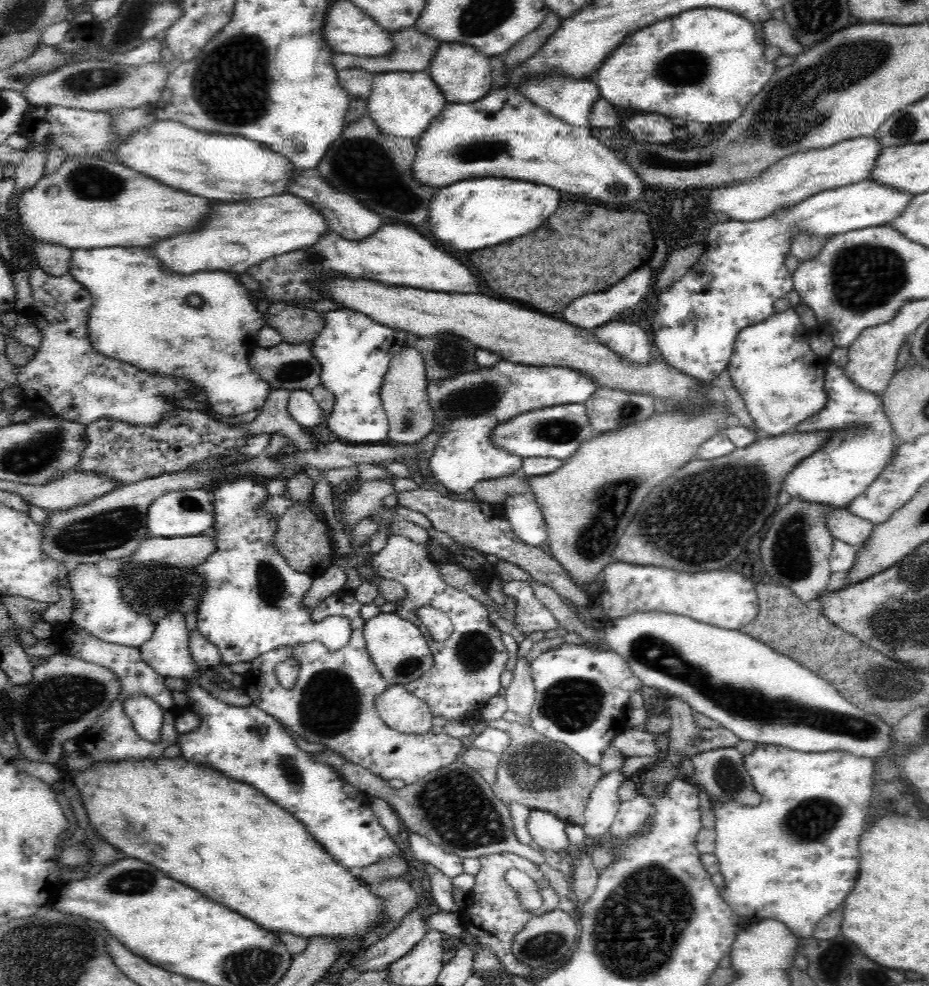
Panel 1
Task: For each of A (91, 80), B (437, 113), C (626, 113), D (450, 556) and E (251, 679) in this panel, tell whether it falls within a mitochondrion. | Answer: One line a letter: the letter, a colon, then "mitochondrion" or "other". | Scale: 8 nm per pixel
A: mitochondrion
B: other
C: other
D: other
E: other

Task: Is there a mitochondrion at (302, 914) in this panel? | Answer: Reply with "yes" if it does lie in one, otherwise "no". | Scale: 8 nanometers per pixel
no

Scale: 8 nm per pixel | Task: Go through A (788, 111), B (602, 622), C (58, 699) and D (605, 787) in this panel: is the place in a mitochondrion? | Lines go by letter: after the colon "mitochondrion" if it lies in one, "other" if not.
A: mitochondrion
B: other
C: mitochondrion
D: other

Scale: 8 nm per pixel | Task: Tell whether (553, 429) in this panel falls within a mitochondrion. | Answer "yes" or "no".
yes

